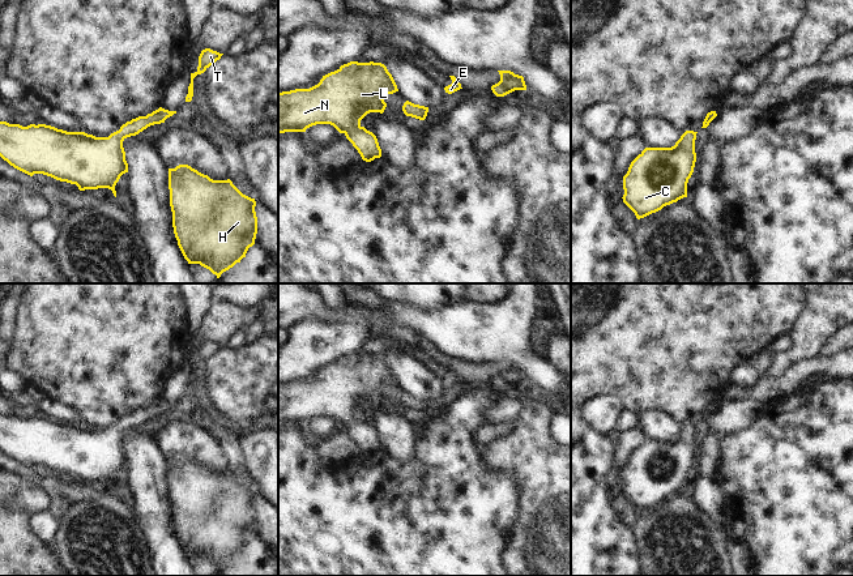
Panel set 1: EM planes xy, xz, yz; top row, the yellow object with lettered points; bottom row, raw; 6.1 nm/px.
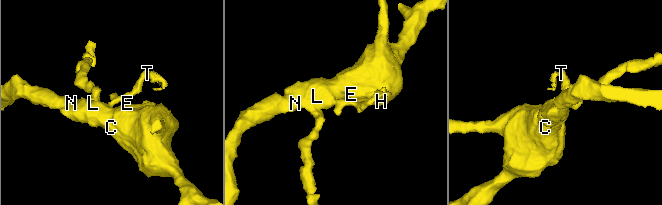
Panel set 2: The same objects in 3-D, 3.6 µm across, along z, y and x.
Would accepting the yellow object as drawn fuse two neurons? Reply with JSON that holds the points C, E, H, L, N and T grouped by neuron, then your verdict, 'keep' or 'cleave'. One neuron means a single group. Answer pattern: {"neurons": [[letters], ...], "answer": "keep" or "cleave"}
{"neurons": [["C", "E", "H", "L", "N", "T"]], "answer": "keep"}

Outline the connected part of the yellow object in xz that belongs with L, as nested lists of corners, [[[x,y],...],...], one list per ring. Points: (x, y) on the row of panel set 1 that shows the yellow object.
[[[350,61],[330,72],[310,89],[278,93],[278,135],[306,132],[316,124],[330,124],[371,162],[381,157],[376,136],[361,125],[370,112],[383,114],[383,97],[398,91],[381,63]]]

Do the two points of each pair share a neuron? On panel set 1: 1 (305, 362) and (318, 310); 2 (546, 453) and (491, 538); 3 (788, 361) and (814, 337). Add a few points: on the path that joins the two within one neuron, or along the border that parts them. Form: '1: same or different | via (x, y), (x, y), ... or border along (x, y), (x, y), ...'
1: different | border along (345, 320), (301, 320), (291, 329)
2: different | border along (499, 472), (507, 473), (520, 490), (517, 523)
3: same | via (794, 354), (807, 342)

